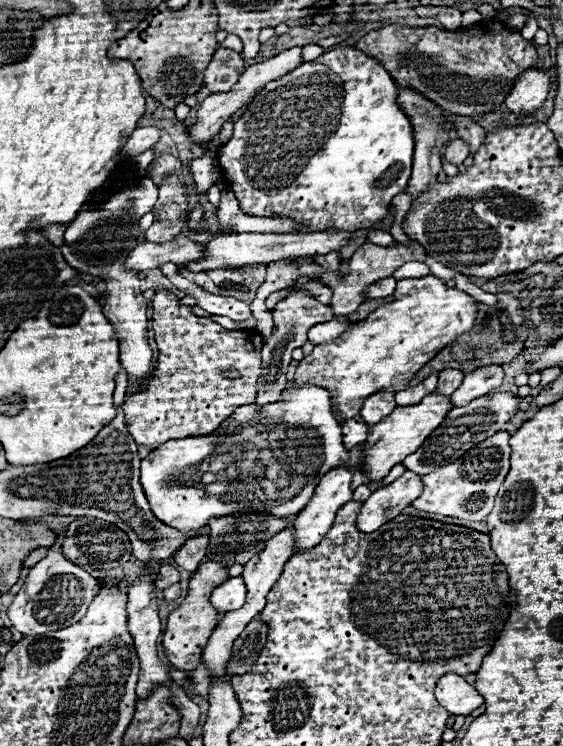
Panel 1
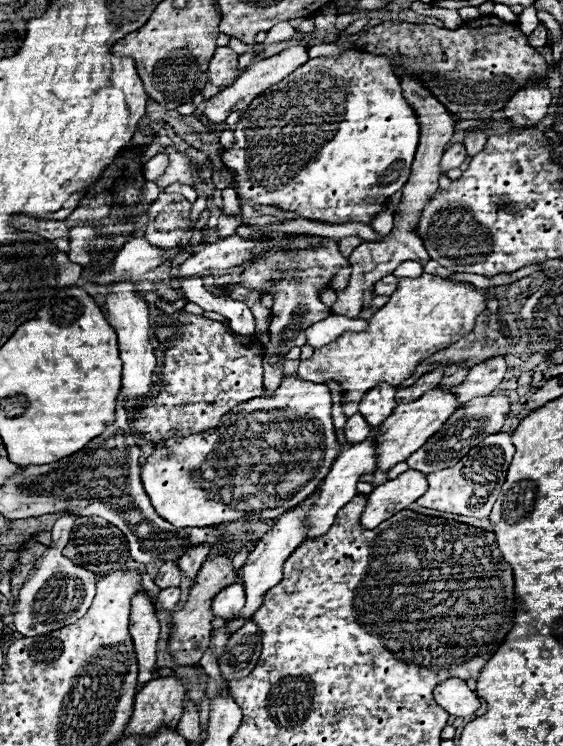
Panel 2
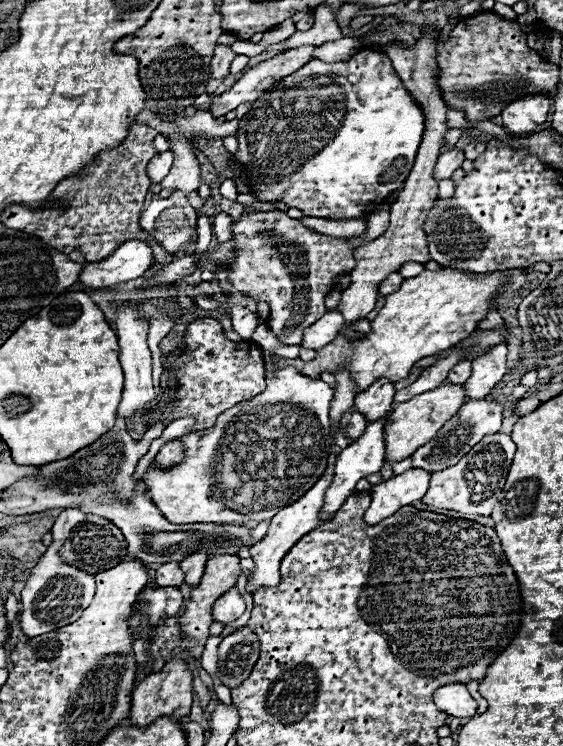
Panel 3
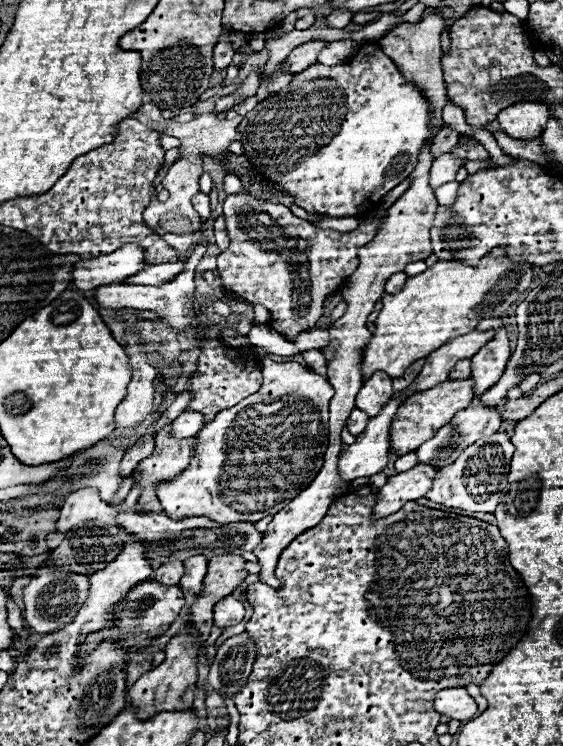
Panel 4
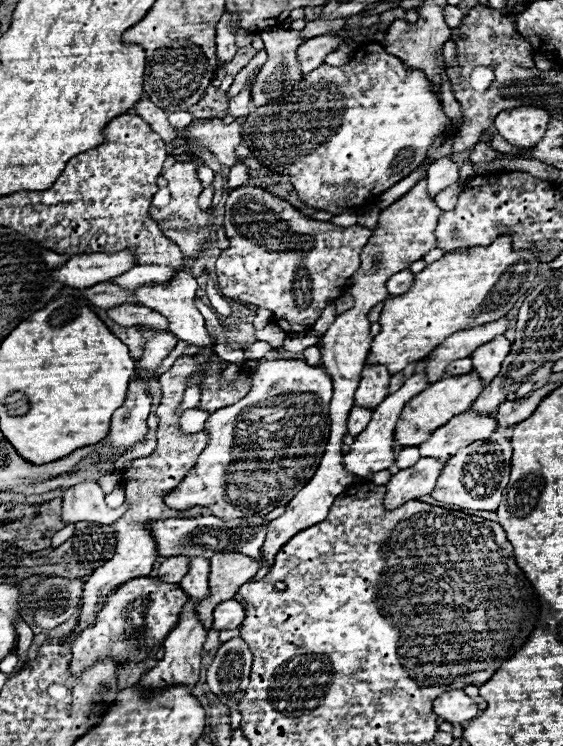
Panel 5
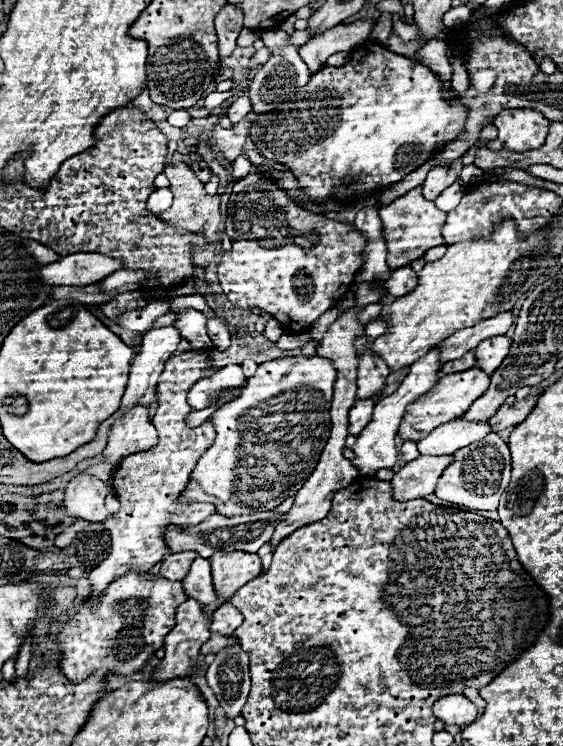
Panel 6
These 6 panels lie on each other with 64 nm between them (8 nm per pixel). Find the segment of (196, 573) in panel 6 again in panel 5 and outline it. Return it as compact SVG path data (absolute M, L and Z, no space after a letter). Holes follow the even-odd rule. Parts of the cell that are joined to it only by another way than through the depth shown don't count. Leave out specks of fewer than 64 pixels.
M196 556L190 560L188 574L180 580L180 588L188 596L192 596L196 600L204 600L208 596L208 574L210 574L208 560Z

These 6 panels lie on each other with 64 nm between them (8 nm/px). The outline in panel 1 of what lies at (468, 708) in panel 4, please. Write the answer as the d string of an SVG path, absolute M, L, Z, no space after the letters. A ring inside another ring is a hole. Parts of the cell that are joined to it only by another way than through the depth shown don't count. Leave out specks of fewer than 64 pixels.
M446 672L436 684L438 702L454 716L468 716L484 704L482 694L454 672Z

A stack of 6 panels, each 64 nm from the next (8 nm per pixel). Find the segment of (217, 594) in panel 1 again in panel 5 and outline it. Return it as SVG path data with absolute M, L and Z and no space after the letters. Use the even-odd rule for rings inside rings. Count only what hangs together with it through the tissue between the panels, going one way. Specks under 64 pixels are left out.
M224 600L214 608L214 630L232 630L238 628L244 622L244 608L240 602L232 600Z

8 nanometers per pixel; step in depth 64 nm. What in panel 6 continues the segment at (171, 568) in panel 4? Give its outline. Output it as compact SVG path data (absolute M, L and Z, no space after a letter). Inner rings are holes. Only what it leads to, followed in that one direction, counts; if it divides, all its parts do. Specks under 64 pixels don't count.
M196 552L166 554L164 560L162 560L162 566L160 566L160 576L166 578L166 580L176 580L176 582L180 582L180 580L188 574L190 564L192 564L192 560L194 560L196 556L198 556Z

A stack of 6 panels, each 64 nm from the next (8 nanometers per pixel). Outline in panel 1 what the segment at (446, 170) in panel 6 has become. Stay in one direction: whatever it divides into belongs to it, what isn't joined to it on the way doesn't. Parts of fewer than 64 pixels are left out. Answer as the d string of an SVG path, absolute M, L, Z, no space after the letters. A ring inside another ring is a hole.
M456 138L452 140L448 146L446 146L446 152L444 152L444 158L450 160L452 164L462 164L466 158L470 156L470 148L468 144L462 140L462 138Z

